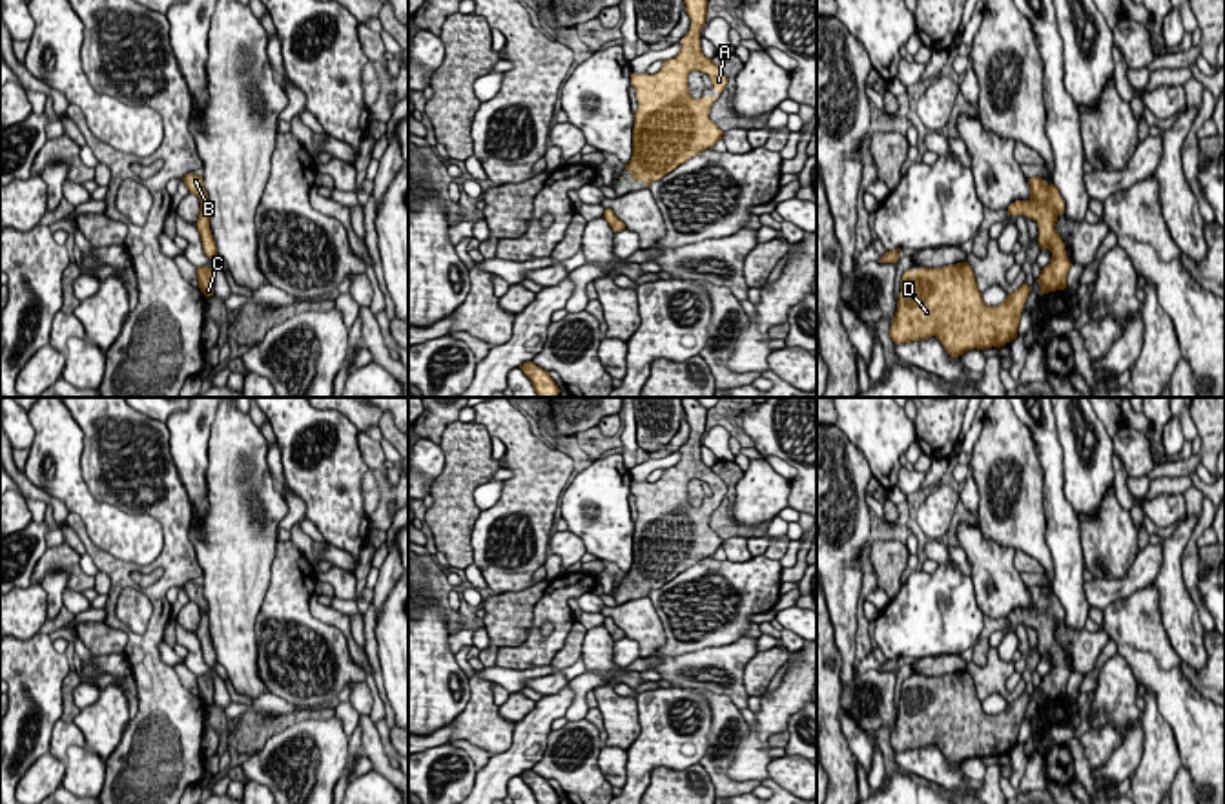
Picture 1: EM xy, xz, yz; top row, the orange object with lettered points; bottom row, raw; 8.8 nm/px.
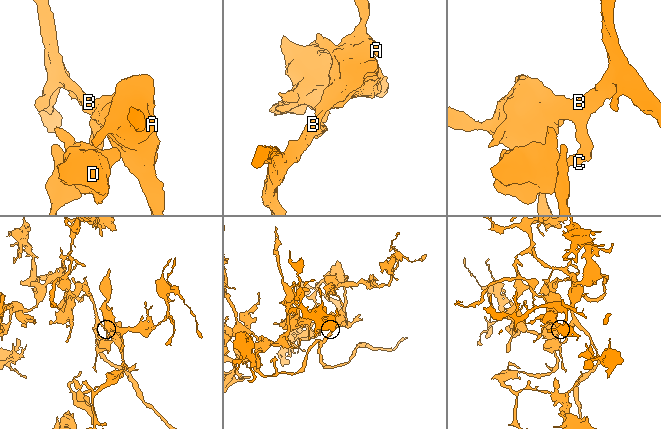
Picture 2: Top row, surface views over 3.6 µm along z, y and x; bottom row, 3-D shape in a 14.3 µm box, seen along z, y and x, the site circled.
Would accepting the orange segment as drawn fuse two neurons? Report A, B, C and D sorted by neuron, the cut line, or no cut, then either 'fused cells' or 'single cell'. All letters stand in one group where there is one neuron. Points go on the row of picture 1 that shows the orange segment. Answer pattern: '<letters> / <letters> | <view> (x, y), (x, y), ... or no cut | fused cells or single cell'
A B C D | no cut | single cell

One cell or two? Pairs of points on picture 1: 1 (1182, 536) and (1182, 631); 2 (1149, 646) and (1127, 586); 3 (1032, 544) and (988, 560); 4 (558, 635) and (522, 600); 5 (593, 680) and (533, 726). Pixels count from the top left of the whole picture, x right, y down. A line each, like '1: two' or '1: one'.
1: one
2: two
3: two
4: two
5: two

